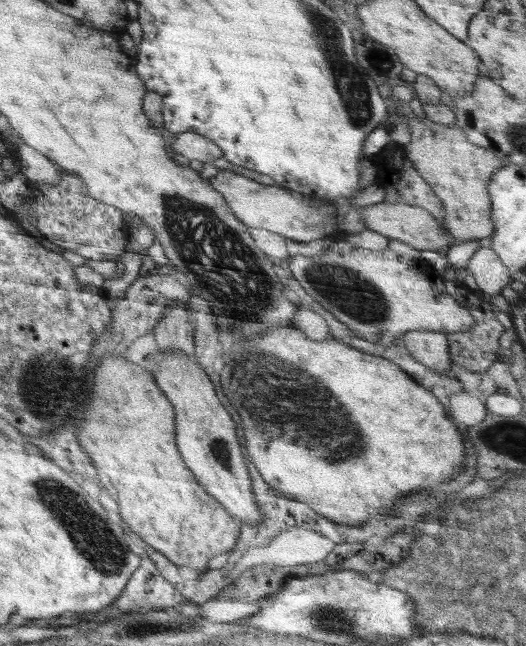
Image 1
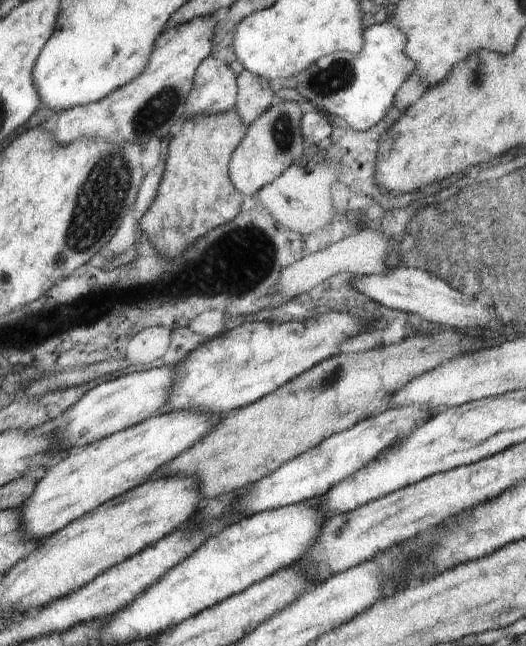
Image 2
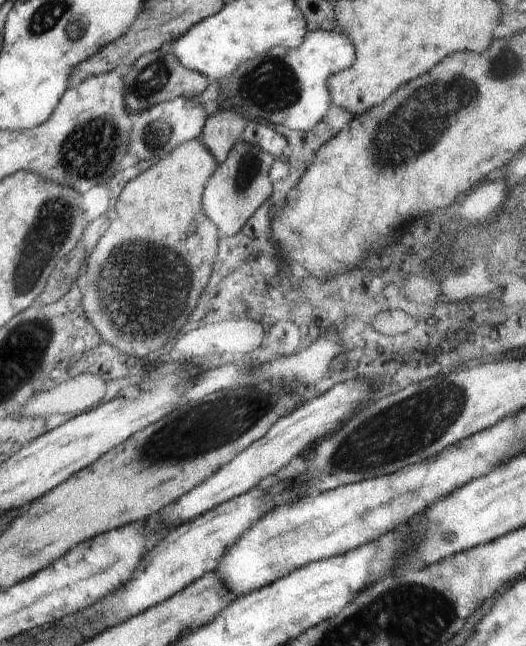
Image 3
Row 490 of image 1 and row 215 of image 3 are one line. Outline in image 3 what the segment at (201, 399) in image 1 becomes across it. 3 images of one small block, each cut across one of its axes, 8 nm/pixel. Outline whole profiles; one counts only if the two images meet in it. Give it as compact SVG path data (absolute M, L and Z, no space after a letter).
M239 140L228 153L226 160L210 175L202 195L202 208L205 215L216 224L220 238L236 234L272 194L273 182L270 180L269 170L273 159L272 155L260 147Z

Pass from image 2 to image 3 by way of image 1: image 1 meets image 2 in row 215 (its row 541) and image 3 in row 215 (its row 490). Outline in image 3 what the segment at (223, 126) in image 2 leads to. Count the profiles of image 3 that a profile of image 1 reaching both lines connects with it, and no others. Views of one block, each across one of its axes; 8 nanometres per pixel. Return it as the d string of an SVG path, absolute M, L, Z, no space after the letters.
M192 139L179 144L168 156L162 157L157 164L124 186L116 204L116 218L112 218L113 208L104 236L88 256L92 290L84 292L82 298L88 320L94 324L98 334L120 352L136 352L136 358L146 358L176 336L198 304L218 256L220 237L217 226L202 208L206 181L218 165L203 140Z

